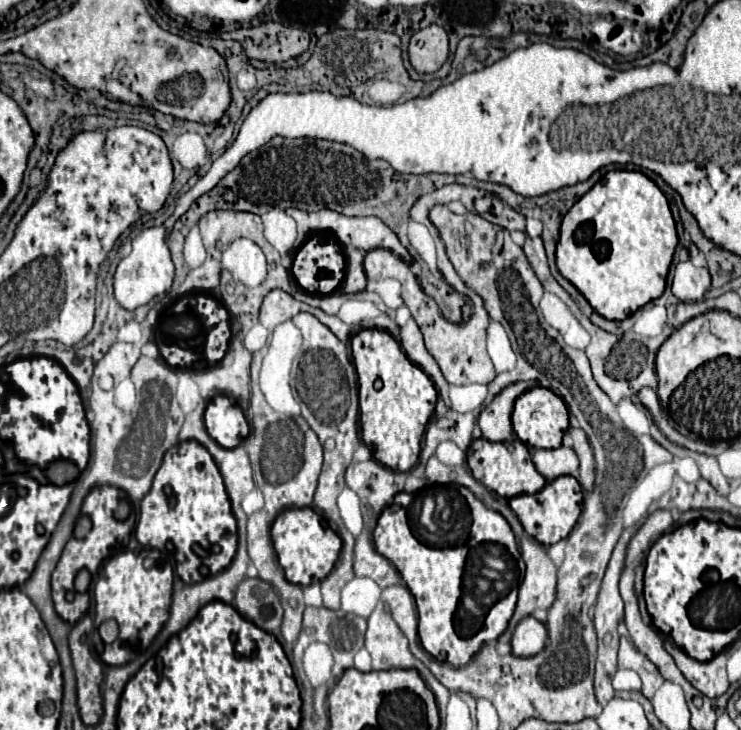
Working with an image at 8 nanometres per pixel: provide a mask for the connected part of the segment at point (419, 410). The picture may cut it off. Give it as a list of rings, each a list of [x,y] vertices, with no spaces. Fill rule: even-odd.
[[[362,329],[350,339],[352,359],[358,373],[358,393],[360,393],[360,425],[362,425],[362,441],[370,447],[376,461],[394,469],[394,471],[410,471],[418,461],[420,439],[424,435],[426,423],[430,421],[438,393],[430,377],[408,361],[396,339],[380,329]]]

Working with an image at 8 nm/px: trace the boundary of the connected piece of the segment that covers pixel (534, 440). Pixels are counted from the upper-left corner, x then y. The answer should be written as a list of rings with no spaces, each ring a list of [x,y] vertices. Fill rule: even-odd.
[[[534,387],[516,399],[514,413],[512,413],[512,427],[516,437],[528,447],[556,449],[562,445],[562,437],[568,431],[568,409],[564,401],[558,395],[554,395],[550,389]]]

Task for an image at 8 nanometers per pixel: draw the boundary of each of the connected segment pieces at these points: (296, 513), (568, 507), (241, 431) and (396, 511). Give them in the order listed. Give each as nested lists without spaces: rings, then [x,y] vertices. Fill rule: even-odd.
[[[312,507],[282,511],[272,525],[272,543],[278,555],[278,563],[286,573],[286,579],[302,587],[322,581],[332,571],[342,547],[342,539]]]
[[[564,475],[564,477],[558,477],[550,483],[546,483],[546,487],[542,491],[538,491],[536,495],[518,495],[518,497],[512,497],[508,503],[530,537],[534,537],[542,545],[554,545],[560,539],[568,537],[568,533],[572,531],[572,527],[580,515],[582,487],[578,485],[578,481],[574,477]]]
[[[216,395],[204,413],[204,425],[208,435],[222,447],[238,447],[248,437],[250,427],[244,419],[242,409],[226,395]]]
[[[392,503],[386,507],[374,529],[374,543],[378,553],[398,569],[404,585],[414,595],[422,647],[440,663],[462,667],[482,643],[498,639],[504,633],[516,607],[516,591],[524,575],[524,561],[520,561],[518,545],[506,519],[486,509],[484,503],[440,503],[440,509],[436,509],[436,533],[420,525],[418,511],[420,503]]]

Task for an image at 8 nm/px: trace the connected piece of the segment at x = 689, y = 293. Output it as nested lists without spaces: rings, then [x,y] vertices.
[[[689,261],[680,262],[675,268],[671,290],[681,301],[698,301],[709,289],[708,281],[708,275],[697,276],[697,272],[691,272]]]

